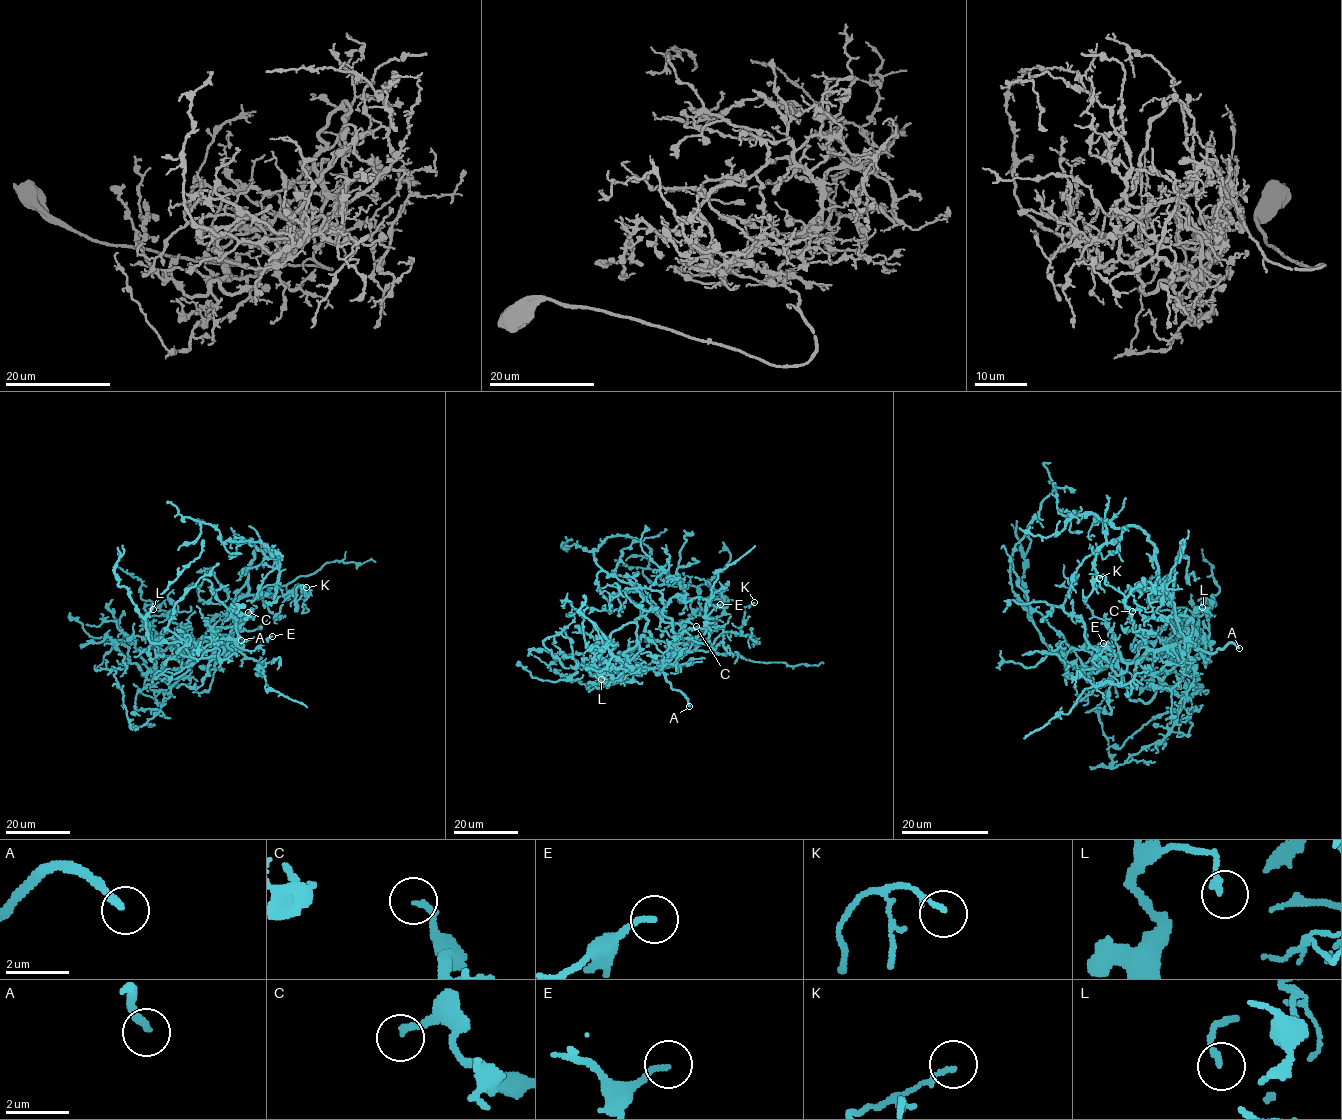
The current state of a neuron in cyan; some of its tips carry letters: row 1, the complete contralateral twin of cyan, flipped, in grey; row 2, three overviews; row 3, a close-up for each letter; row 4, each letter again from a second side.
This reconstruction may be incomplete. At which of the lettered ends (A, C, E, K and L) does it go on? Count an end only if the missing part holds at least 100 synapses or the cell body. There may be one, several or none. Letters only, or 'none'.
A

